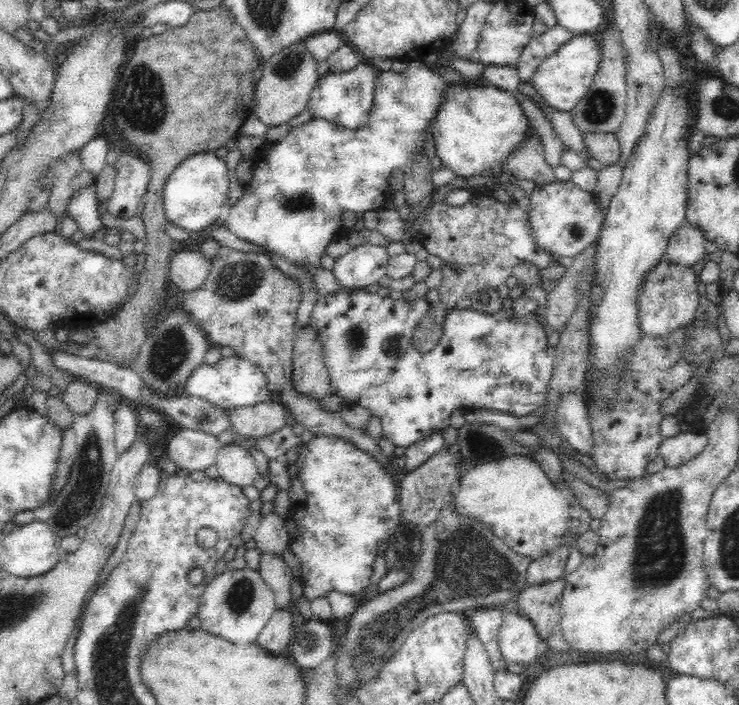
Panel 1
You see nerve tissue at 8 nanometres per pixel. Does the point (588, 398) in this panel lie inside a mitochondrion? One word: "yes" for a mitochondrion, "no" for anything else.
no

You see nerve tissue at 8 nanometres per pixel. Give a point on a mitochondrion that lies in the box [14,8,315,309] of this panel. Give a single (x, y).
(140, 104)

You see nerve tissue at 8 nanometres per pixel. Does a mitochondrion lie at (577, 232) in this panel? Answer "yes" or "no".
yes

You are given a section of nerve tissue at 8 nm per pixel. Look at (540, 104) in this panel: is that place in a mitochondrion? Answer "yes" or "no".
no

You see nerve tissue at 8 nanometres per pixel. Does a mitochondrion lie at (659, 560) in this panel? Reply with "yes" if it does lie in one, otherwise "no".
yes

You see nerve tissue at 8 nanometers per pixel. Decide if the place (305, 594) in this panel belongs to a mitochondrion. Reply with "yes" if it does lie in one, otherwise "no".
no

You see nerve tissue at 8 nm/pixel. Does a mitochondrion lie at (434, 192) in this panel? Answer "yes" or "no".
no

